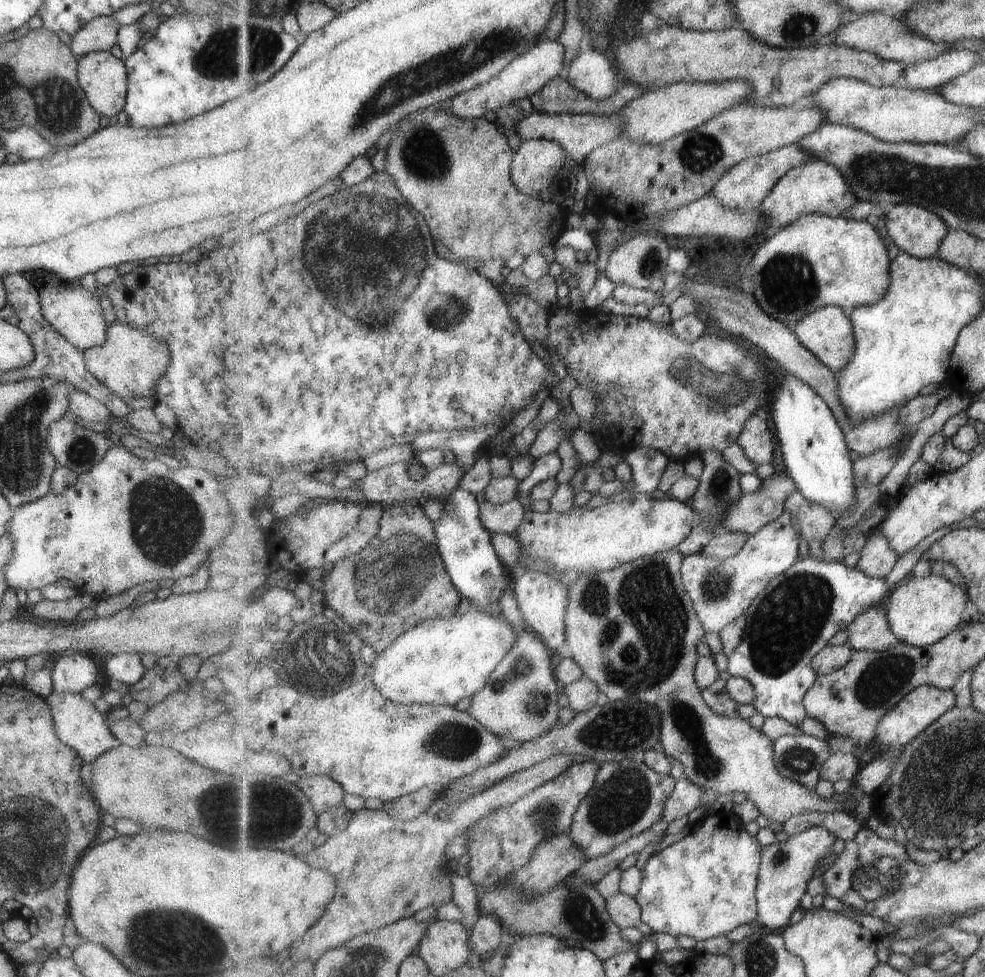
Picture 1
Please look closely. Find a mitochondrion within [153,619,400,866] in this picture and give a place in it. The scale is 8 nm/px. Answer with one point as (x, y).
(254, 813)

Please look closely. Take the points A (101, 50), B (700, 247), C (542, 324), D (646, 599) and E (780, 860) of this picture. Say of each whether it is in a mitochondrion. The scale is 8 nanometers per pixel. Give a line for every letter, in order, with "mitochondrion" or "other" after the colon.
A: other
B: other
C: other
D: mitochondrion
E: mitochondrion

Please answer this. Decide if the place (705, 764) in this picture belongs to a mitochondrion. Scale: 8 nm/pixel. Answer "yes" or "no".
yes

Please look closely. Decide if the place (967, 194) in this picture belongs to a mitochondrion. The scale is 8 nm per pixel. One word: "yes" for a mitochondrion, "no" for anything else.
yes

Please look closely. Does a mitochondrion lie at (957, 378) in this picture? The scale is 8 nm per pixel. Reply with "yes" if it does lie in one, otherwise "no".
no

